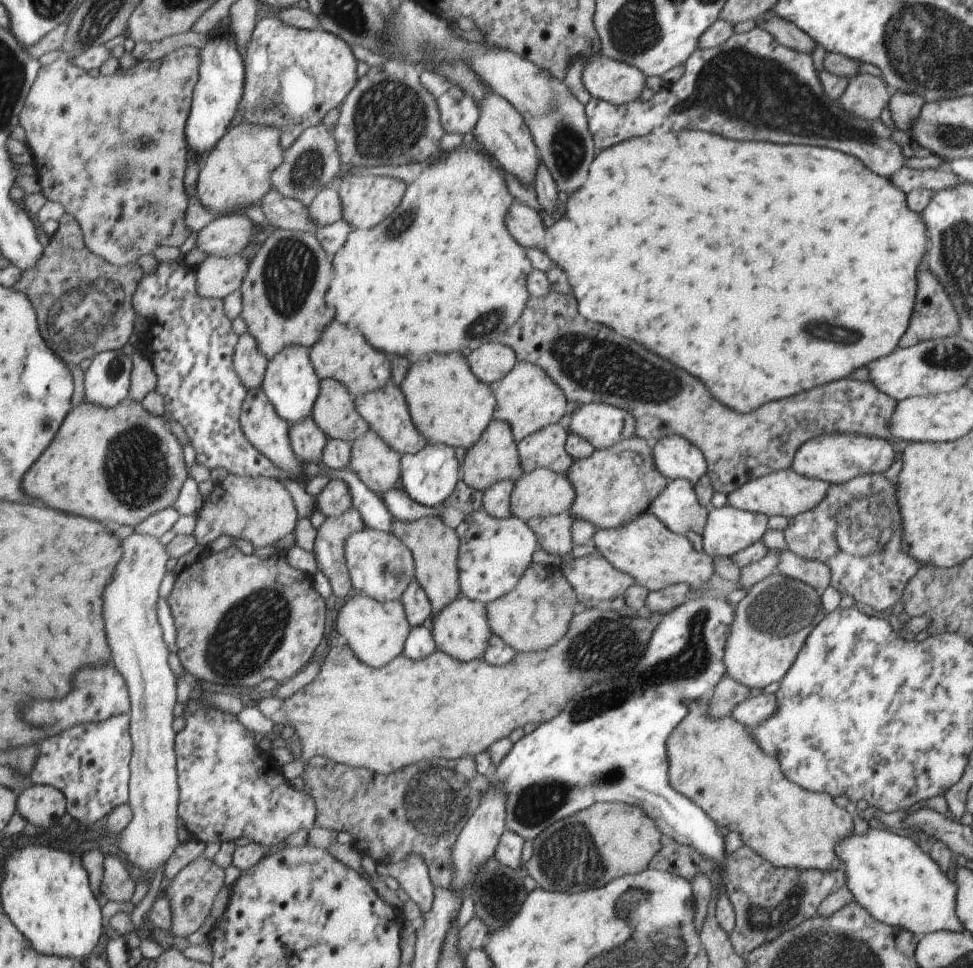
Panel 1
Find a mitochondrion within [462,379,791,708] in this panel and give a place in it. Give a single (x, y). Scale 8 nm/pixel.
(605, 644)

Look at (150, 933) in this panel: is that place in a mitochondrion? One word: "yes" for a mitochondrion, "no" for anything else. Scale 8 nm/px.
no

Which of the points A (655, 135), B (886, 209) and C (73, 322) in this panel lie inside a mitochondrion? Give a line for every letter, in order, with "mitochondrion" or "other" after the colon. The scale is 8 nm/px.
A: other
B: other
C: mitochondrion

